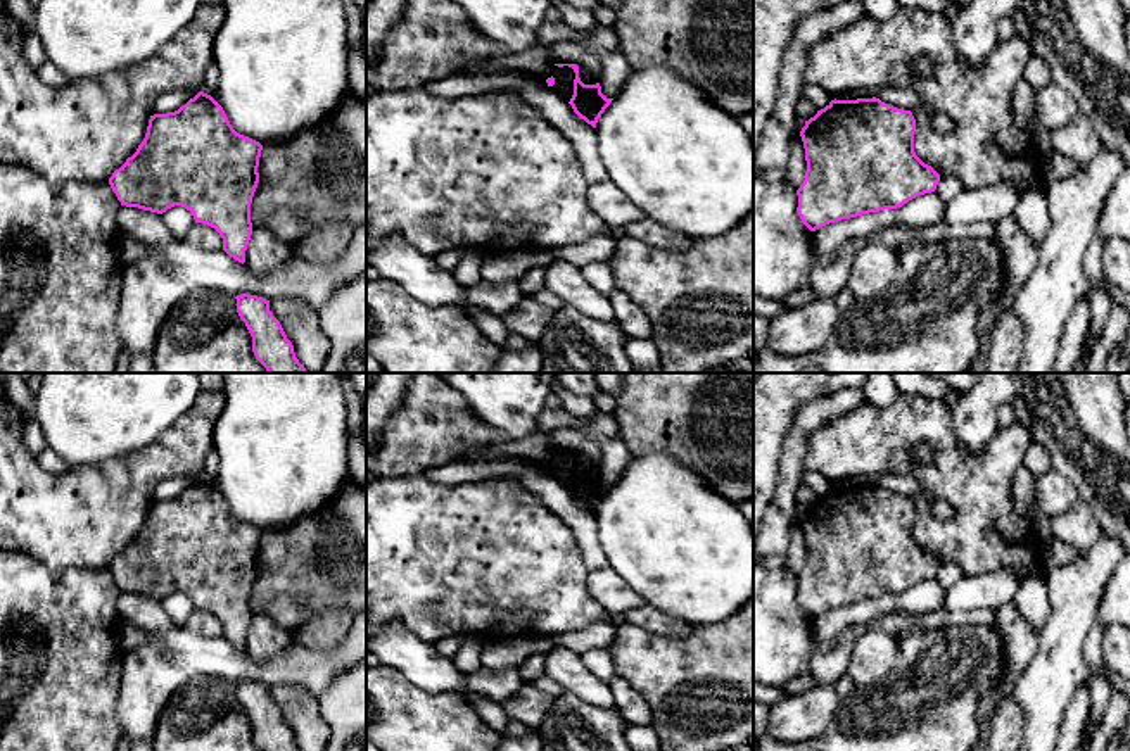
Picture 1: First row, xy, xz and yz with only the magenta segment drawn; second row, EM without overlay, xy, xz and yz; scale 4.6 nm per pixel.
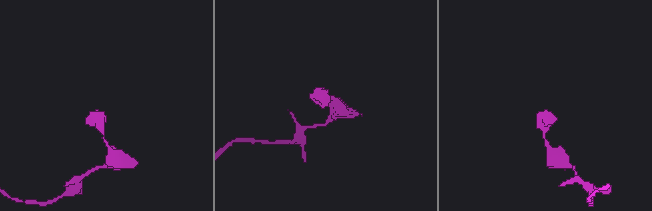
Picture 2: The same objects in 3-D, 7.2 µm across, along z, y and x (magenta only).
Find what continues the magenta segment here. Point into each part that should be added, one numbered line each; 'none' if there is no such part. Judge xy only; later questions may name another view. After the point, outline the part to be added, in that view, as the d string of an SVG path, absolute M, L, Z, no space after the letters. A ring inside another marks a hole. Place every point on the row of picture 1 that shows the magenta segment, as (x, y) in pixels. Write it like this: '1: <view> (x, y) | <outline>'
none

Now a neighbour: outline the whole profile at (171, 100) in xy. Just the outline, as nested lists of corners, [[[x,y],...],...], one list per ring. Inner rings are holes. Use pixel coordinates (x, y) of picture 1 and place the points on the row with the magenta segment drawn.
[[[171,90],[157,97],[157,100],[152,105],[152,116],[154,114],[168,114],[178,110],[181,105],[185,105],[190,98],[194,98],[199,92],[192,90]]]

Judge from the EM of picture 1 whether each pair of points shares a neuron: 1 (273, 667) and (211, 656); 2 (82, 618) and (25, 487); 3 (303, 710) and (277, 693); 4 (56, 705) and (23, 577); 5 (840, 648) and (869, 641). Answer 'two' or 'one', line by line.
1: one
2: two
3: one
4: one
5: two

